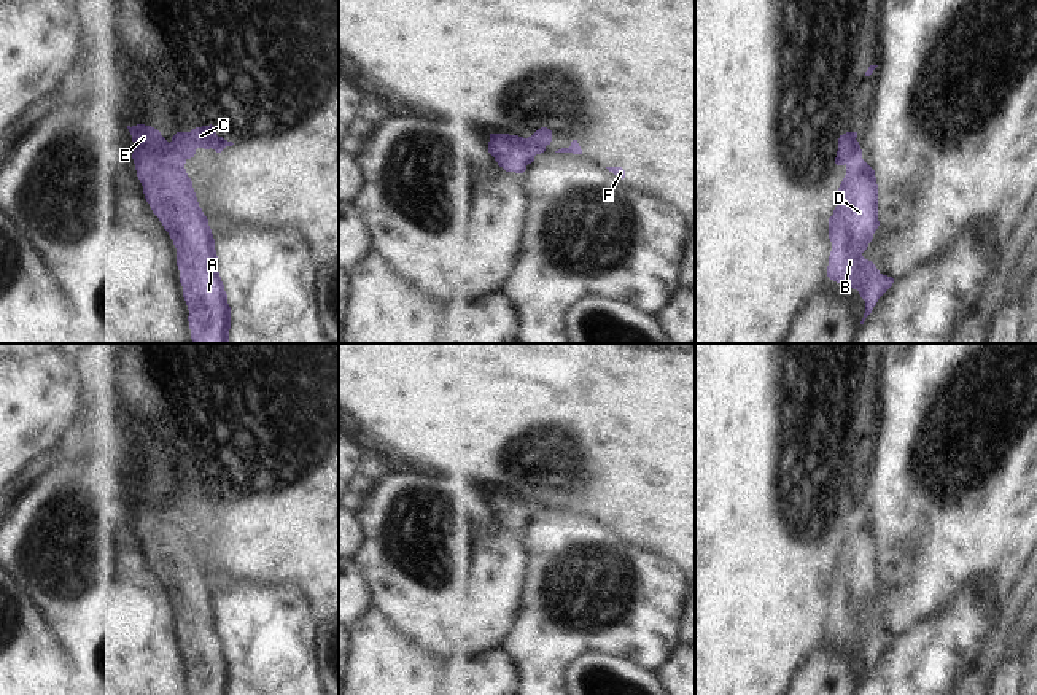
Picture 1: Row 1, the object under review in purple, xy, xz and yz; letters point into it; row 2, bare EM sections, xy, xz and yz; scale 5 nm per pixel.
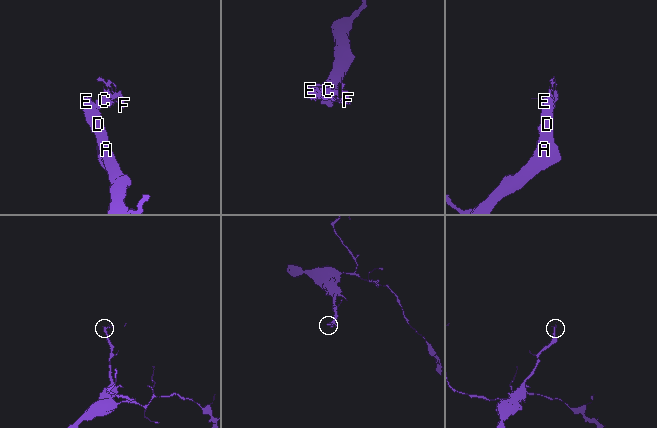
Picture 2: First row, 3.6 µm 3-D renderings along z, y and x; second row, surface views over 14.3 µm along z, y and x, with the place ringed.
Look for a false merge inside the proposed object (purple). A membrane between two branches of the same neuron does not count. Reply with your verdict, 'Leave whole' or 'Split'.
Split.

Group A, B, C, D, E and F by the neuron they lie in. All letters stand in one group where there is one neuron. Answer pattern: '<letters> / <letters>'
A B D E / C F

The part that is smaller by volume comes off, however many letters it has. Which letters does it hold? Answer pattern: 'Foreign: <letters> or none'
Foreign: C, F

